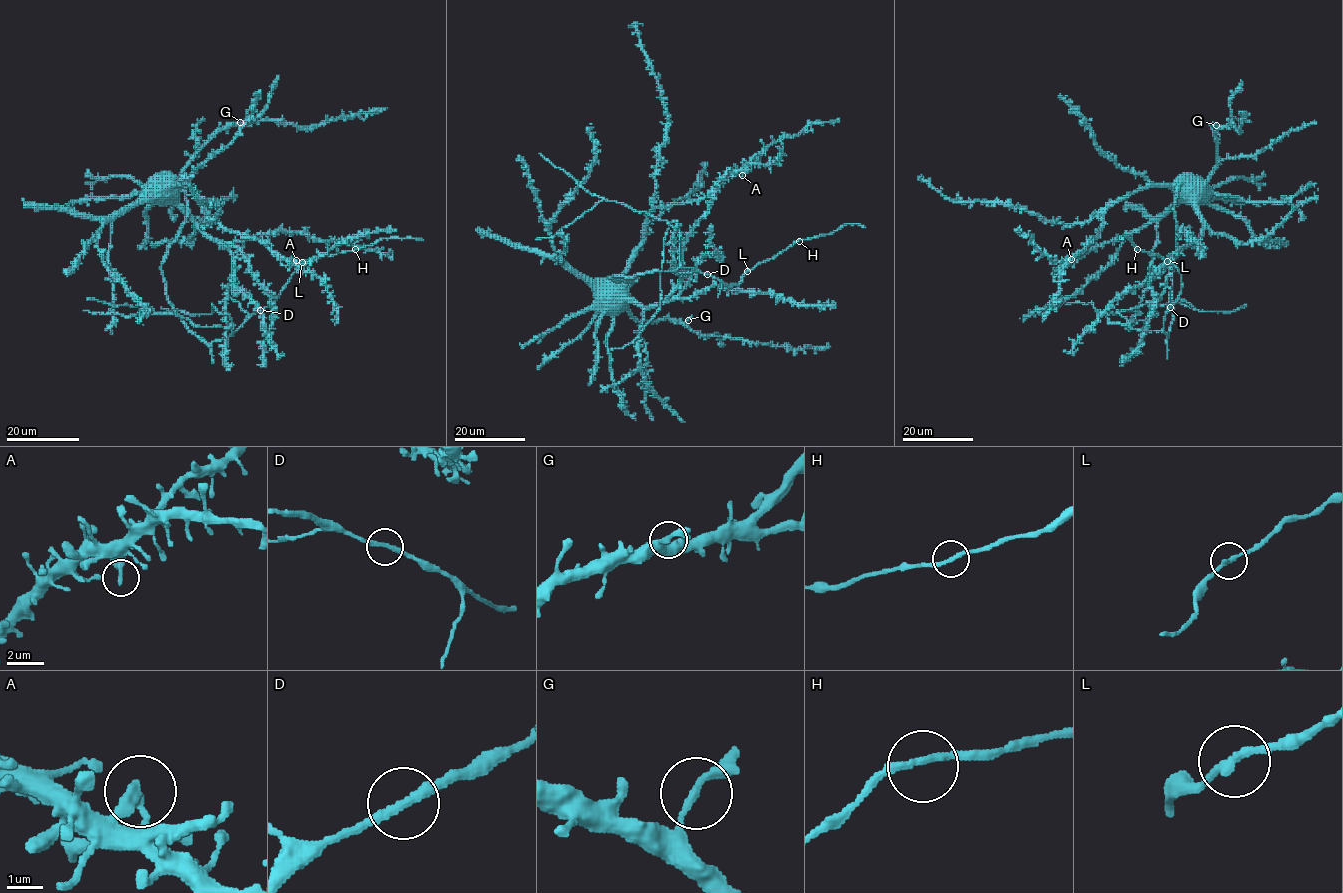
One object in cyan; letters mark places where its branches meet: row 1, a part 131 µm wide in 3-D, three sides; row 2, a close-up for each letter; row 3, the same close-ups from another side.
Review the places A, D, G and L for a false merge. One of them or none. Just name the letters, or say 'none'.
none

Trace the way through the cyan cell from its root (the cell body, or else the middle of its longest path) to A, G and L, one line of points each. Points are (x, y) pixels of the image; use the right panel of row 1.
A: (1176, 241), (1174, 198), (1180, 183), (1150, 185), (1117, 199), (1104, 212), (1097, 235), (1071, 259)
G: (1176, 241), (1176, 189), (1181, 184), (1203, 183), (1213, 170), (1217, 163), (1215, 133), (1219, 128), (1216, 125)
L: (1176, 241), (1173, 321), (1167, 340), (1163, 319), (1181, 292), (1181, 280), (1178, 269), (1167, 261)

